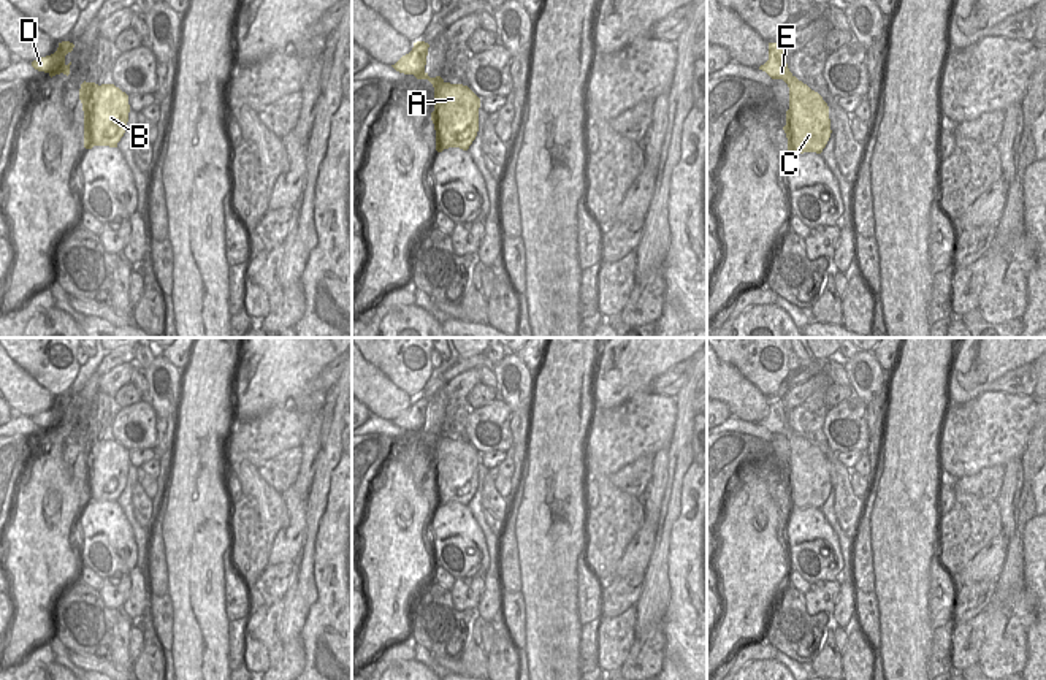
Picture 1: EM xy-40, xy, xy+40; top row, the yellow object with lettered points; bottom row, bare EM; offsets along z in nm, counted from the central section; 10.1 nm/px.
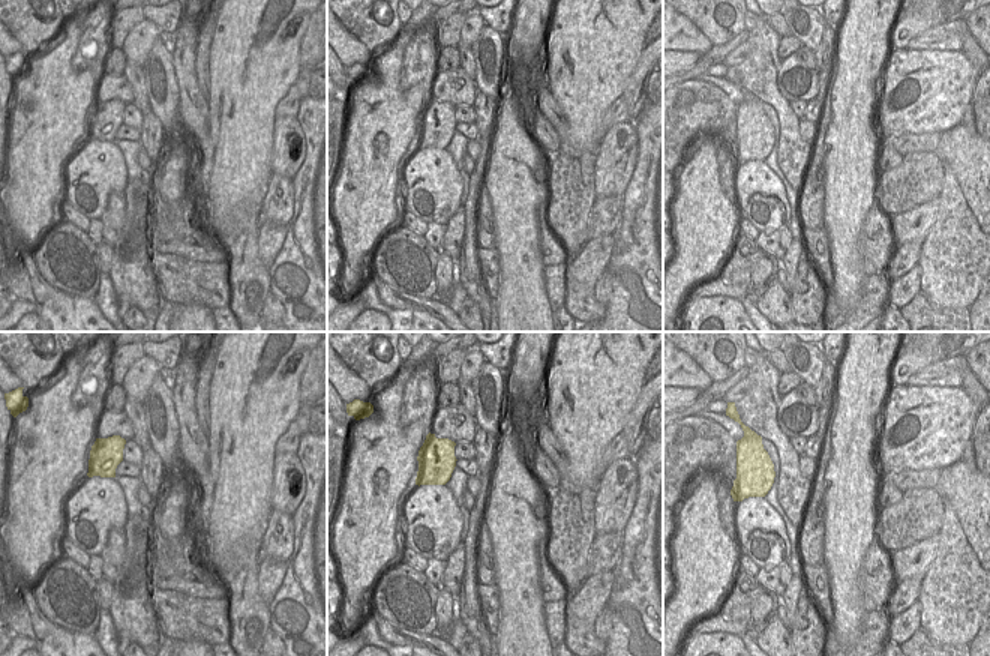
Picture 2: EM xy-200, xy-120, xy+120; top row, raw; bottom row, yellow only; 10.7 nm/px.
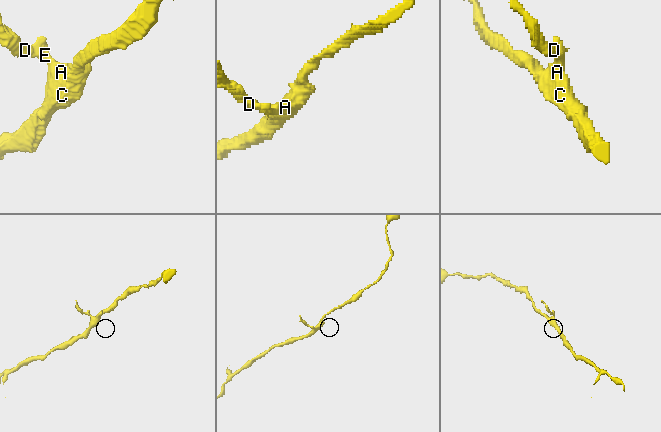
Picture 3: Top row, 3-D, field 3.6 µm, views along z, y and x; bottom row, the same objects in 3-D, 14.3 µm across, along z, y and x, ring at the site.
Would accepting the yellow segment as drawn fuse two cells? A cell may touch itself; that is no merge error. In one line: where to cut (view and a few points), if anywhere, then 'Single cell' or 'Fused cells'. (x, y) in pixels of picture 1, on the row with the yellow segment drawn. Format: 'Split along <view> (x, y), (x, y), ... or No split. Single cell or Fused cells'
Split along xy (441, 78), (435, 87). Fused cells.

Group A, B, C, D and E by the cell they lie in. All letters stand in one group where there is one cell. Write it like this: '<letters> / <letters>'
A B C / D E

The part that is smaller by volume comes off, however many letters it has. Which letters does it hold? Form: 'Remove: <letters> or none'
Remove: D, E

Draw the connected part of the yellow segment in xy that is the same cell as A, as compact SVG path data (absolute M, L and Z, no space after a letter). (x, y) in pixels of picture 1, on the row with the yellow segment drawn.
M442 78L434 87L431 120L436 130L436 151L449 147L468 151L479 132L480 98L463 84Z

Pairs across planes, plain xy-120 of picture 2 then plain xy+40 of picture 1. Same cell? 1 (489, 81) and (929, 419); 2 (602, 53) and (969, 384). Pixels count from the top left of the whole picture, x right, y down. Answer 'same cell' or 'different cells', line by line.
1: different cells
2: same cell

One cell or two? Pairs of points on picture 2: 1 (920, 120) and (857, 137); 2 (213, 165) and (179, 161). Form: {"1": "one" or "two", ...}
{"1": "two", "2": "two"}

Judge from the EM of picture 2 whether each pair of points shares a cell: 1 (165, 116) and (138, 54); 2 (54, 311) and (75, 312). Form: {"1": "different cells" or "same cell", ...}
{"1": "different cells", "2": "same cell"}

